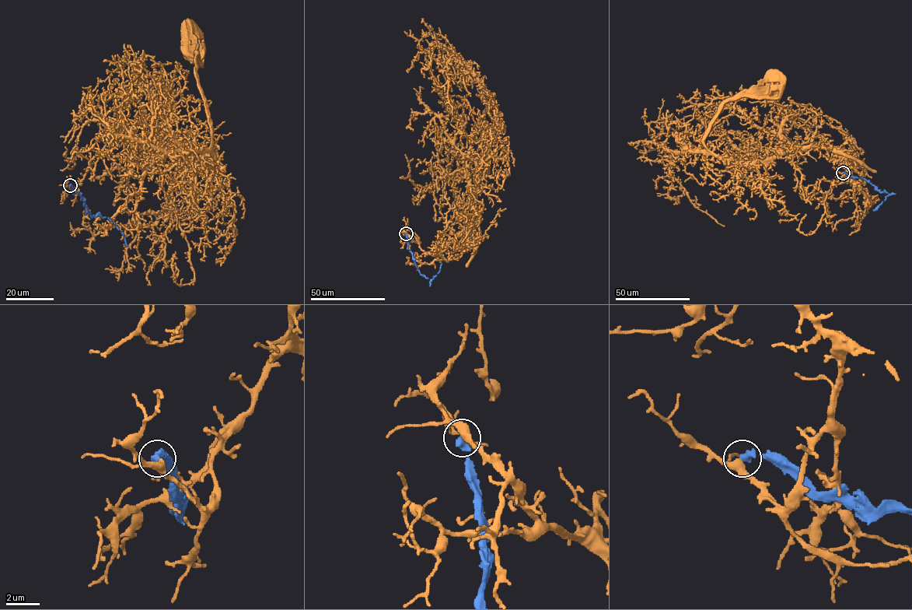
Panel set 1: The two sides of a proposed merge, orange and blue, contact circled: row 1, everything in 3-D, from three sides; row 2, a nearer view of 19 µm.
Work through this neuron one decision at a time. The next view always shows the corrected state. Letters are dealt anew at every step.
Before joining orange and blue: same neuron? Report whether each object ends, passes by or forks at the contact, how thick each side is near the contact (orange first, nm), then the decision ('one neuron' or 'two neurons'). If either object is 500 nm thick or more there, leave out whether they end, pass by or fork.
orange passes by | blue ends | 400/460 nm | two neurons

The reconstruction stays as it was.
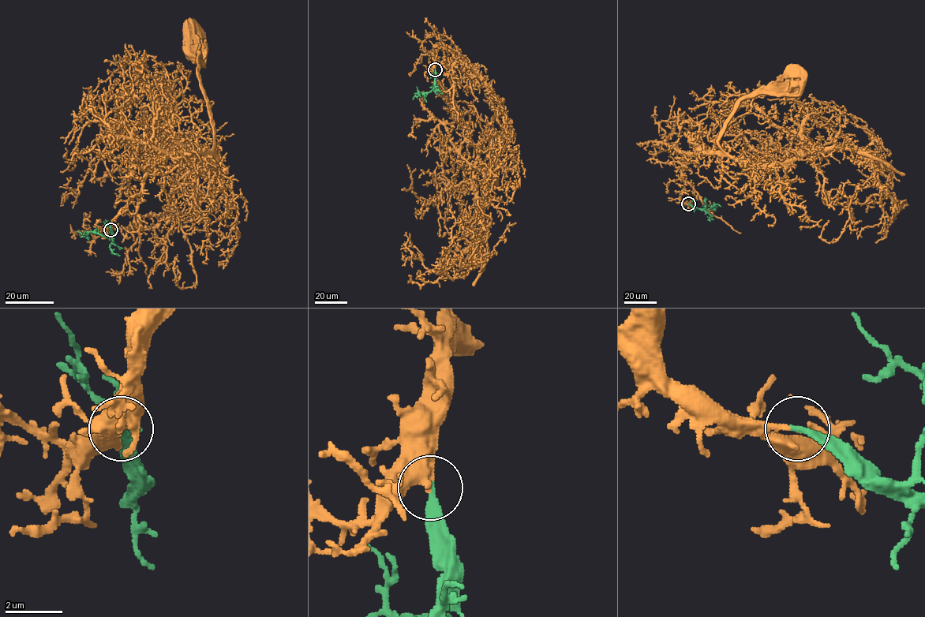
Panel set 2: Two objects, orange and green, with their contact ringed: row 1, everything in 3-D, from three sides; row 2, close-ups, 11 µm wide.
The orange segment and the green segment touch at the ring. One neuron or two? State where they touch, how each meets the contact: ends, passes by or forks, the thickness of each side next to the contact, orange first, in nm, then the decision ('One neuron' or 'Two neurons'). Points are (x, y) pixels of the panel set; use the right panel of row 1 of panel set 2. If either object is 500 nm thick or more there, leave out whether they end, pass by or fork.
Place: (688, 203). At the ring orange ends. At the ring green ends. Thickness 160 nm (orange) against 280 nm. One neuron

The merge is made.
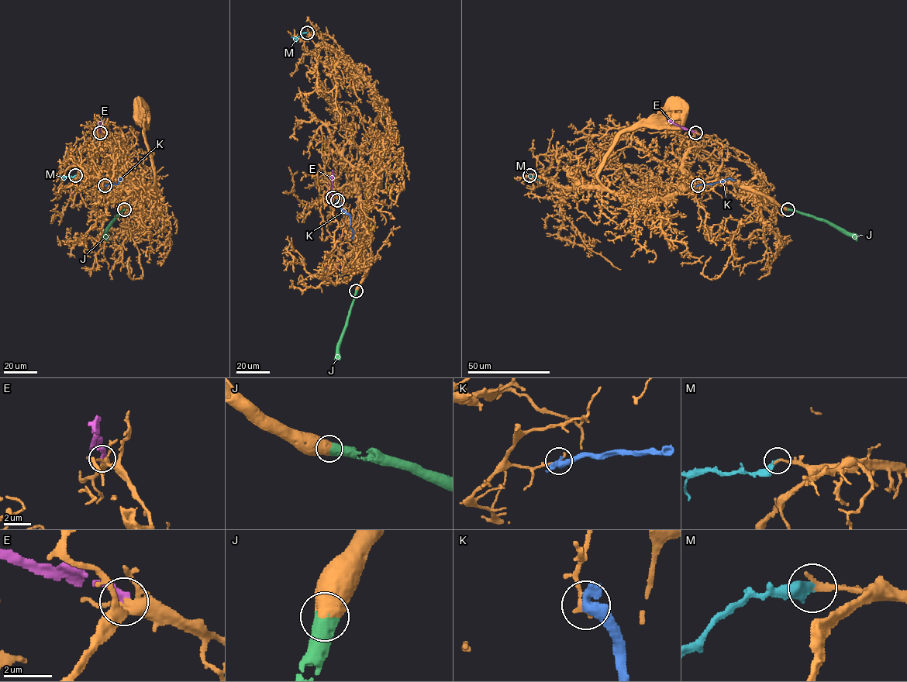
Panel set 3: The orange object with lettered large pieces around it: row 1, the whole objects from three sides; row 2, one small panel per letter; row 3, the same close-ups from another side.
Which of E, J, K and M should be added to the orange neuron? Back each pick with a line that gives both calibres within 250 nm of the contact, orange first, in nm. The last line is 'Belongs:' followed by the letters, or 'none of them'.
J: Thickness 950 nm (orange) against 750 nm
M: Thickness 220 nm (orange) against 320 nm
Belongs: J, M

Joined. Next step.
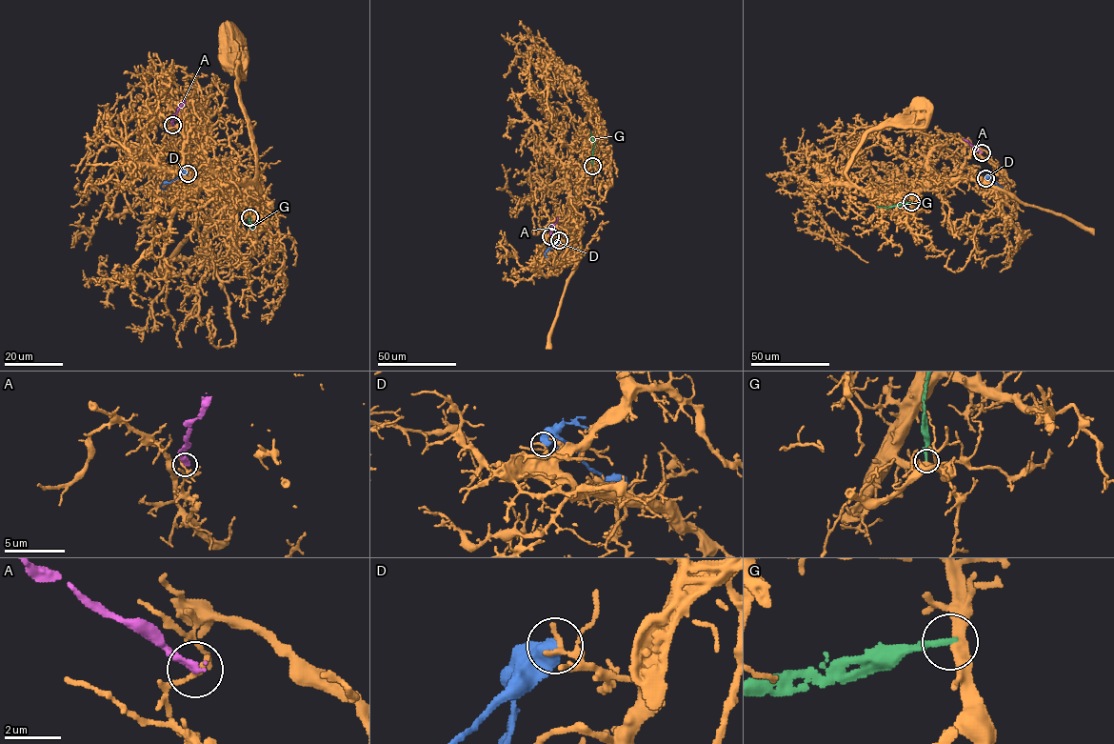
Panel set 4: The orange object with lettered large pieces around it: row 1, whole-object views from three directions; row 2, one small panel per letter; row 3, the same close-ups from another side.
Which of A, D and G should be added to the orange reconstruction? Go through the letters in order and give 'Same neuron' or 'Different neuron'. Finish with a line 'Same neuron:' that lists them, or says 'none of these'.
A: Different neuron
D: Different neuron
G: Different neuron
Same neuron: none of these

